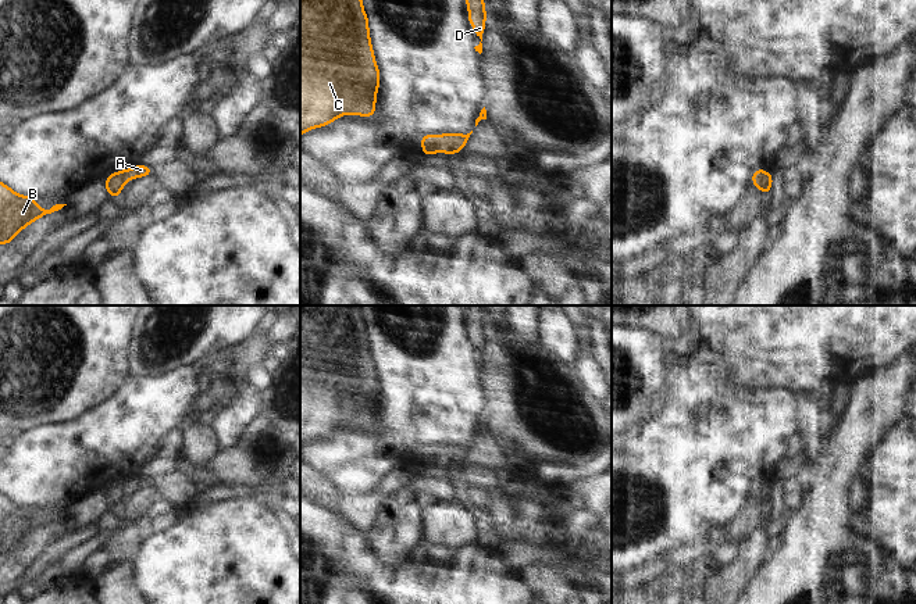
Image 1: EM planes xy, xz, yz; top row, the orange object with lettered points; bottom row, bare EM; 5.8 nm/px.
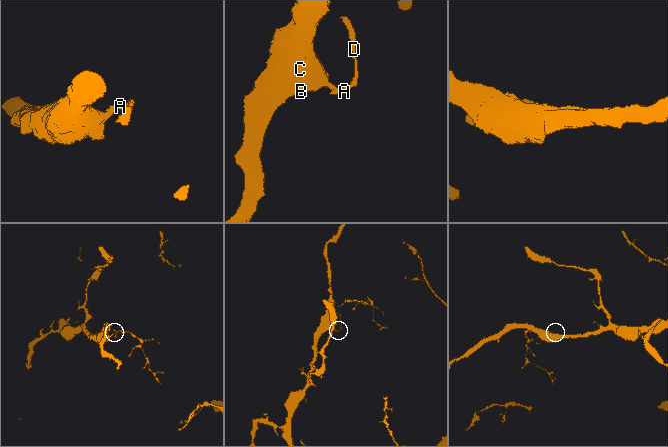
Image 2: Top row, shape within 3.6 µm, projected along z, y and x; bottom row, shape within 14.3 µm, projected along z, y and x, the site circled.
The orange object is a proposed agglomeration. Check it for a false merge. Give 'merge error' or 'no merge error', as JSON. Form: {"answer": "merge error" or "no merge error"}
{"answer": "merge error"}

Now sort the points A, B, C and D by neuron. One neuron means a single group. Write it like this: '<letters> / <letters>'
A D / B C

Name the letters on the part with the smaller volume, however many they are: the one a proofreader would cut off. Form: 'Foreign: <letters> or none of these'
Foreign: A, D

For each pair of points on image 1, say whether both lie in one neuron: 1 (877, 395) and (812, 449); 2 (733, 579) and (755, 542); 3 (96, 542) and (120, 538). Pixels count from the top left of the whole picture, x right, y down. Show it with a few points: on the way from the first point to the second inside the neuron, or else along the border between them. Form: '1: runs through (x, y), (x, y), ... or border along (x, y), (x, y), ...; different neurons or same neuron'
1: border along (822, 442), (815, 461); different neurons
2: runs through (741, 569), (752, 551); same neuron
3: border along (114, 531), (102, 546); different neurons

